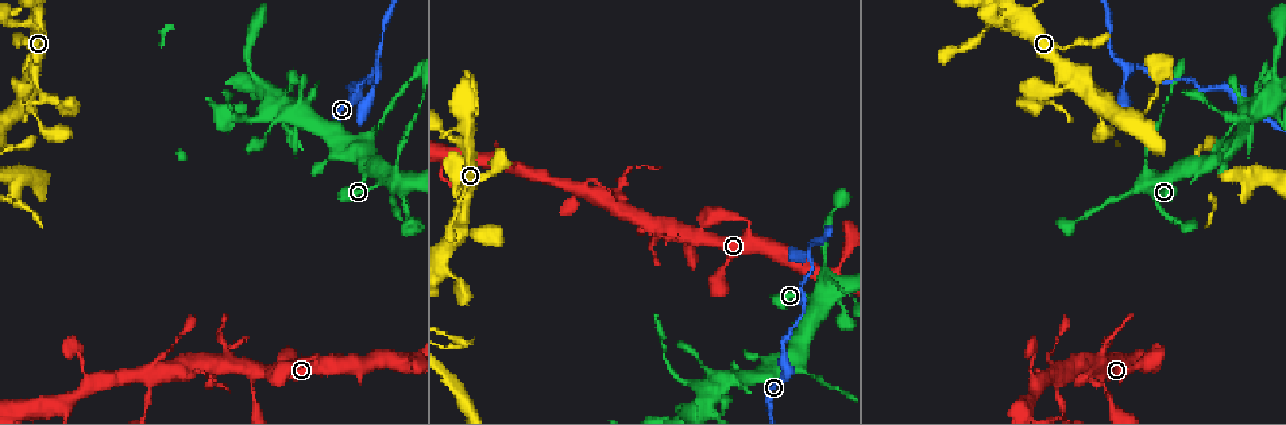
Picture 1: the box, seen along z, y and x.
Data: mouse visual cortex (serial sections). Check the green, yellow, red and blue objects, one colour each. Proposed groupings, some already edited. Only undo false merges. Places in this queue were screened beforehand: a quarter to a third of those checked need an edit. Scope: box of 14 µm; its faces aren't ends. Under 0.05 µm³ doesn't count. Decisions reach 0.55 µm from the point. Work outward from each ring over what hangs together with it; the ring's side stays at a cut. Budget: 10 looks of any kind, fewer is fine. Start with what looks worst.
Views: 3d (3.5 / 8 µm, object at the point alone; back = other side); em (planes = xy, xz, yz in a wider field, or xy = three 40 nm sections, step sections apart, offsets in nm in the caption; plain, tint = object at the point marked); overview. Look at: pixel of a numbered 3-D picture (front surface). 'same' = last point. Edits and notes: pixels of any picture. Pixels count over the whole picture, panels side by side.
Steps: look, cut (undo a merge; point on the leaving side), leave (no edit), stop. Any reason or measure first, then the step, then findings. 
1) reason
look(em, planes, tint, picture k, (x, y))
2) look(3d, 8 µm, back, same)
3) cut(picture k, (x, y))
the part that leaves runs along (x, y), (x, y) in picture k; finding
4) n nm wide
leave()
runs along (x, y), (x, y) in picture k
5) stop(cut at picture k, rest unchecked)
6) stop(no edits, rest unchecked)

thick turns thin
look(3d, 3.5 µm, picture 1, (830, 277))

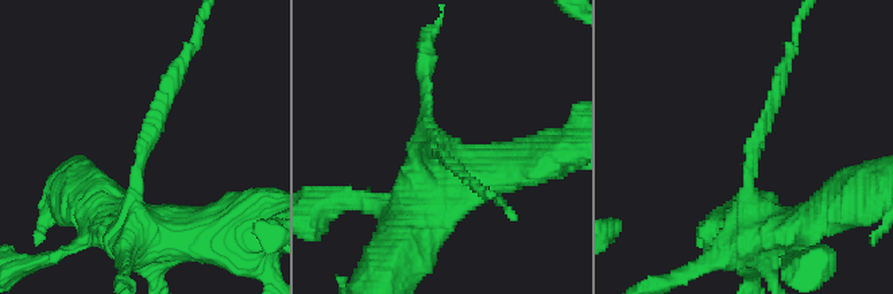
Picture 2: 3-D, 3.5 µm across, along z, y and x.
arms of 150, 500 nm
leave()
continuous, no second cell

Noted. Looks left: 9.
thick turns thin
look(3d, 3.5 µm, picture 1, (377, 128))

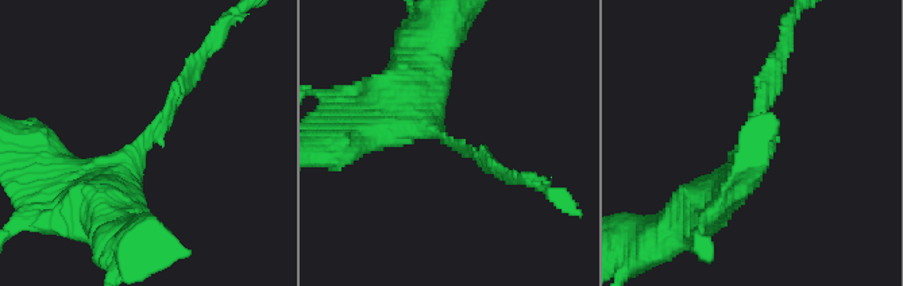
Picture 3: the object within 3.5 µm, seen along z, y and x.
arms of 150, 450 nm; now the EM
look(em, xy, step 5, tint, picture 3, (146, 137))

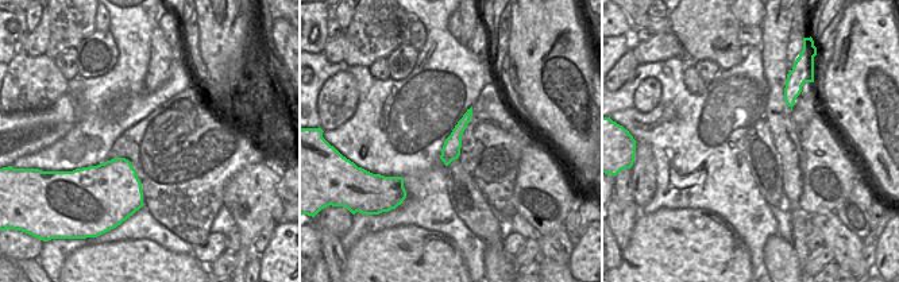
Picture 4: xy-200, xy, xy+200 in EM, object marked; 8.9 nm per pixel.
leave()
continuous, no second cell

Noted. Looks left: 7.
a fork
look(3d, 3.5 µm, picture 1, (811, 262))

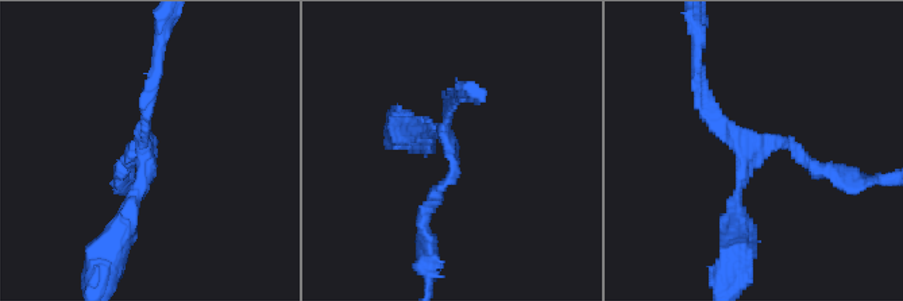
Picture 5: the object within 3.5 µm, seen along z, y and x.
3 arms; arms of 150, 200, 200 nm
look(em, planes, tint, picture 5, (149, 150))

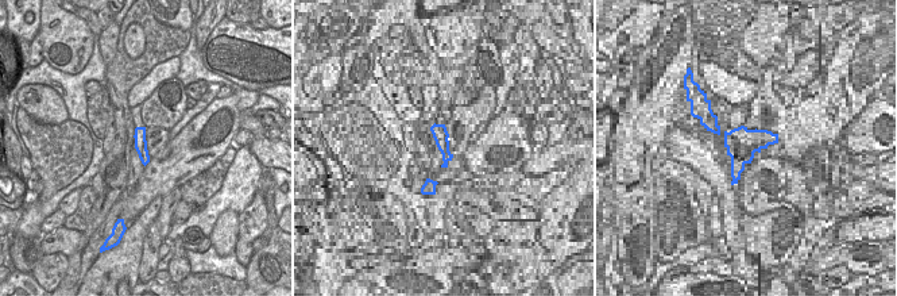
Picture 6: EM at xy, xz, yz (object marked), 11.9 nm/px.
leave()
runs along (824, 170), (792, 145), (755, 149), (734, 228) in picture 5; continuous, no second cell

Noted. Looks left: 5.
calibre changes
look(3d, 3.5 µm, picture 1, (305, 106))

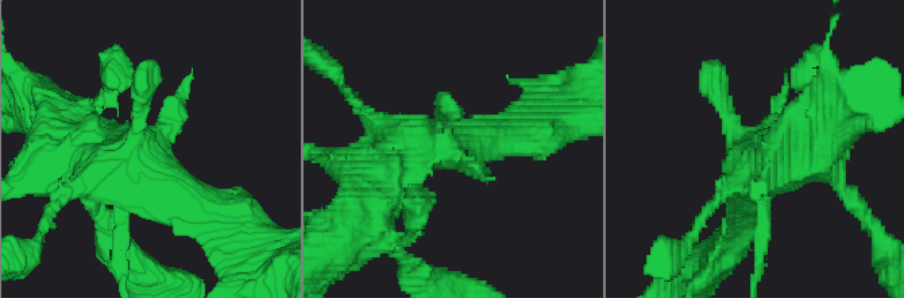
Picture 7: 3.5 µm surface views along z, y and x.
need the tissue
look(em, xy, step 3, plain, picture 7, (451, 150))

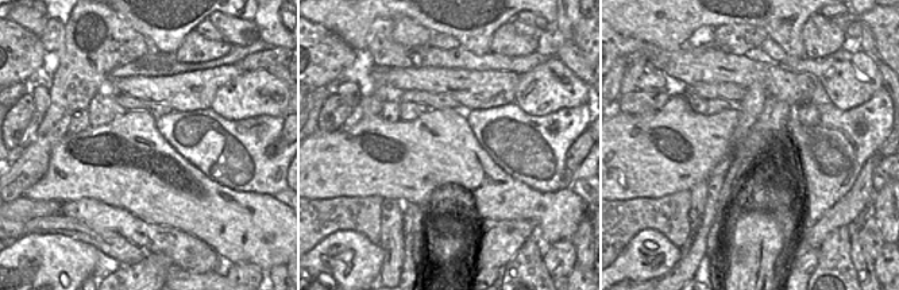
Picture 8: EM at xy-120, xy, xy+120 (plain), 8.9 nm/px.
look(em, xy, step 3, tint, same)

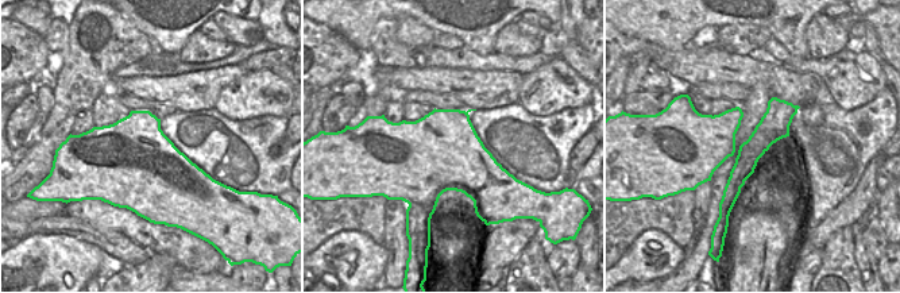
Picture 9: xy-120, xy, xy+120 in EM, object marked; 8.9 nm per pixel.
700 nm wide
leave()
runs along (741, 212), (748, 166), (787, 74) in picture 7; all the same cell

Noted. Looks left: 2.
stop(no edits, rest unchecked)

